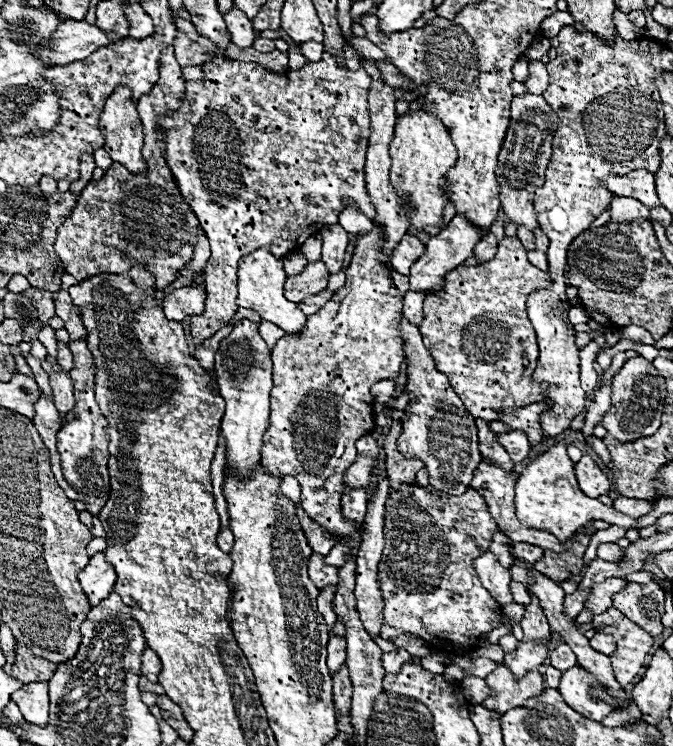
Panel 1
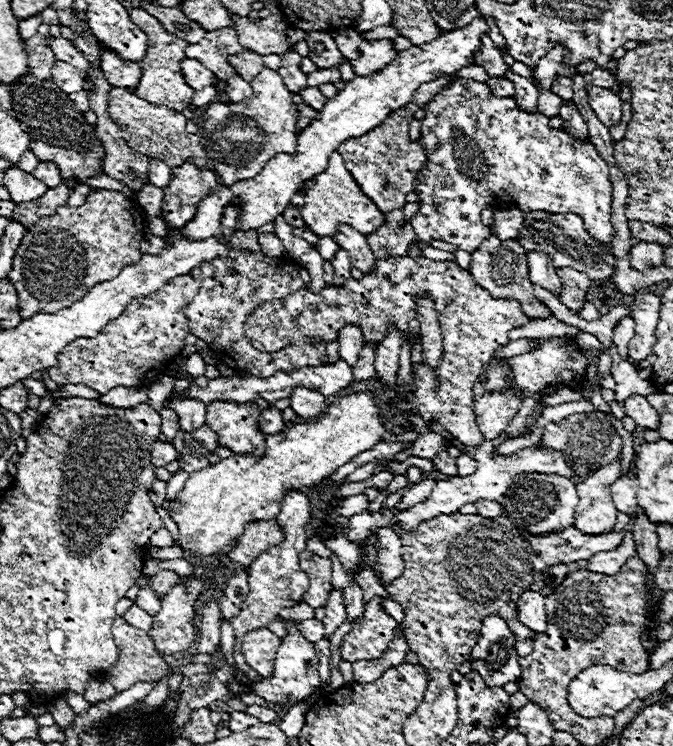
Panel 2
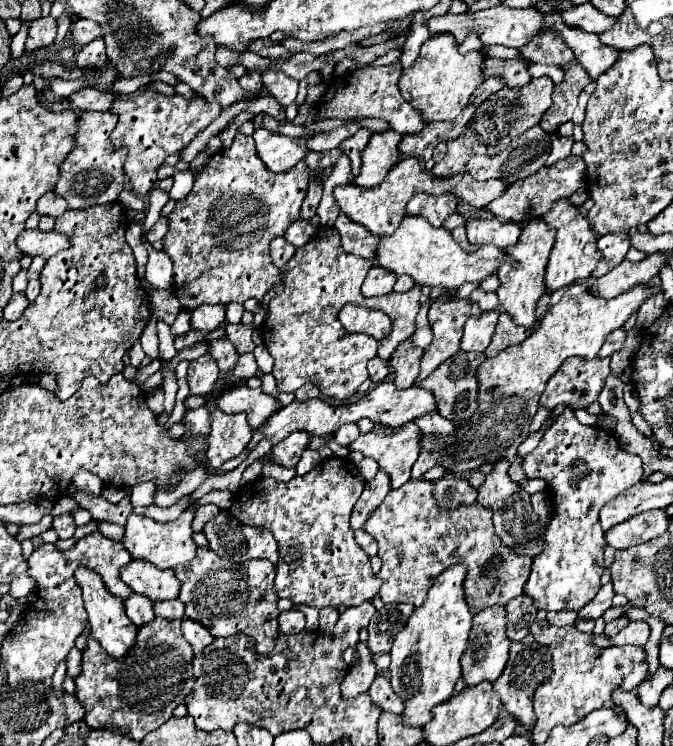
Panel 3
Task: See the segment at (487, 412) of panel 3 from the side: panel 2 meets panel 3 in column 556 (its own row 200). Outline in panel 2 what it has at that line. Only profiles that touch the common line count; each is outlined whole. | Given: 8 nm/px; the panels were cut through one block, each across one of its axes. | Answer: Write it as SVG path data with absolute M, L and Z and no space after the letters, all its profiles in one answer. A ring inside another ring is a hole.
M338 152L330 156L326 170L316 174L310 182L306 180L300 190L304 190L304 204L300 208L300 214L304 222L308 224L308 228L318 236L334 236L336 226L342 222L350 224L360 234L370 234L384 224L384 214L376 212L376 206L360 192L360 186L356 184L352 174L346 170L344 160Z

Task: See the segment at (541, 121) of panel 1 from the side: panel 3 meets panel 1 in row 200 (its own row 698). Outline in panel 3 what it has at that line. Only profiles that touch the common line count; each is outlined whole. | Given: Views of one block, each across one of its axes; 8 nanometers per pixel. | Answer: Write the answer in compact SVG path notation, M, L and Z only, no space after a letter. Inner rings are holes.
M522 642L510 644L508 666L504 668L502 676L494 682L494 692L500 696L504 708L520 720L520 724L524 724L524 726L534 724L536 716L534 716L534 708L532 708L532 696L534 696L536 686L542 684L542 680L546 680L550 672L552 672L552 660L550 660L550 650L546 646L540 646L540 644L526 646Z

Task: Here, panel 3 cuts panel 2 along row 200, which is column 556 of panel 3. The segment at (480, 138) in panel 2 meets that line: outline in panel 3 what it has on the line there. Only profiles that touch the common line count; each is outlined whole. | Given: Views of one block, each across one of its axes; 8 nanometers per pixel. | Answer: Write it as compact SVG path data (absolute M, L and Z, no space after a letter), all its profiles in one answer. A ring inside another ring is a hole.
M572 408L556 418L556 422L544 432L538 448L524 456L524 472L528 478L542 478L548 484L548 494L552 502L552 520L544 534L544 552L534 558L530 578L524 586L524 594L532 598L538 610L578 610L588 604L600 590L600 578L604 572L604 532L598 524L598 512L614 496L622 494L626 488L642 480L642 460L620 448L616 436L600 426L582 426Z

